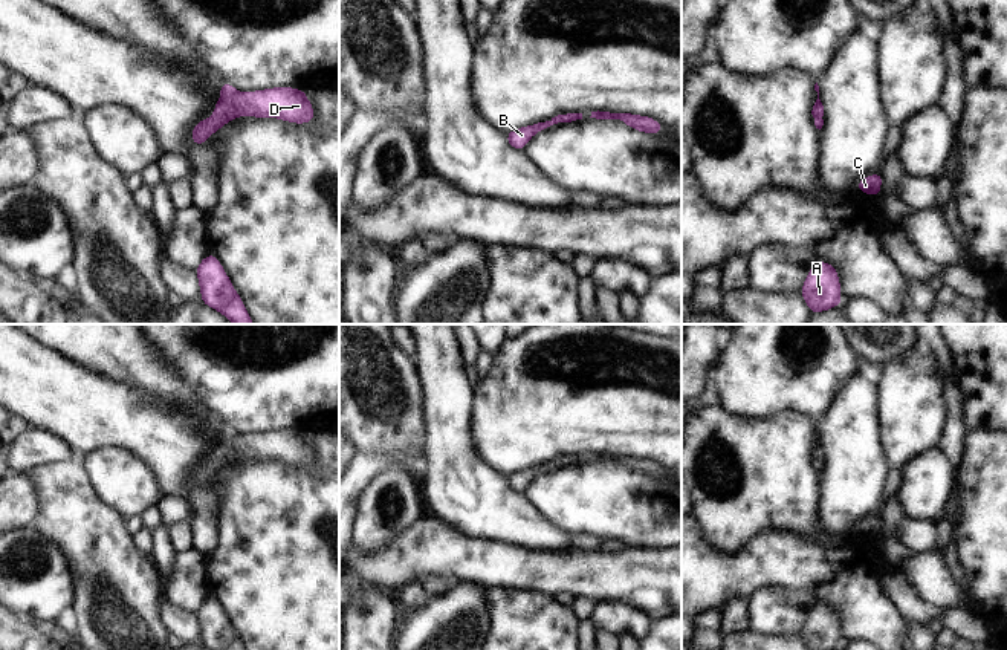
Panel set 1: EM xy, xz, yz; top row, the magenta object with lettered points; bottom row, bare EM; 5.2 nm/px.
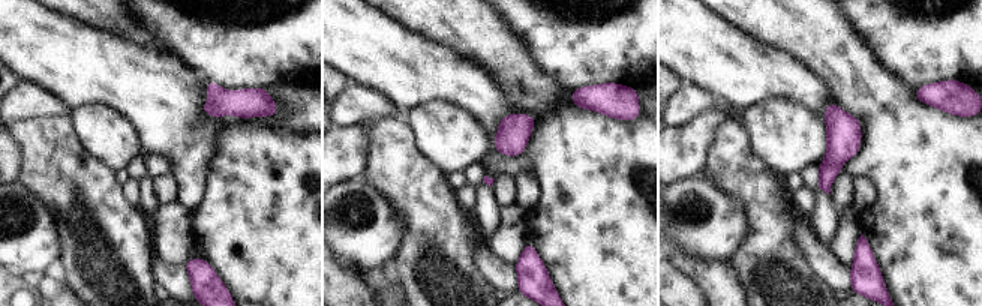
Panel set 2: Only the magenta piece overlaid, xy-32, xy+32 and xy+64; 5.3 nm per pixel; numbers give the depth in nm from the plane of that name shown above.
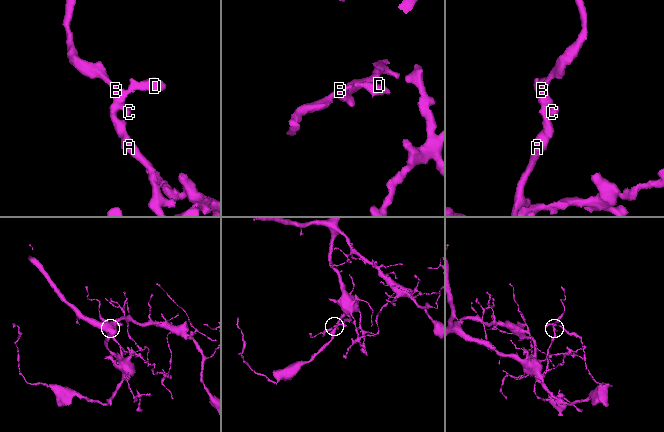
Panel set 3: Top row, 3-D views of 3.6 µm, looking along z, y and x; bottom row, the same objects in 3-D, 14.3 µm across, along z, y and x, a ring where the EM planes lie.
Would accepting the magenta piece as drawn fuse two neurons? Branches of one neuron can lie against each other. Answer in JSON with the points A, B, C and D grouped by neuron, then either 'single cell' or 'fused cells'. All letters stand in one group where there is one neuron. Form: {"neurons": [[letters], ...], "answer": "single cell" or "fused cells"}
{"neurons": [["A", "B", "C", "D"]], "answer": "single cell"}

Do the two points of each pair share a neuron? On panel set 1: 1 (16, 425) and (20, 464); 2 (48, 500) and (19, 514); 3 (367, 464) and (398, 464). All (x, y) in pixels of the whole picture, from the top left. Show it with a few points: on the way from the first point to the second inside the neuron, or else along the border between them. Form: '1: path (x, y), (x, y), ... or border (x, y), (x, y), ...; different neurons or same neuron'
1: border (28, 425), (16, 438); different neurons
2: border (23, 473), (35, 493), (35, 516), (31, 523); different neurons
3: path (375, 464), (390, 464); same neuron

